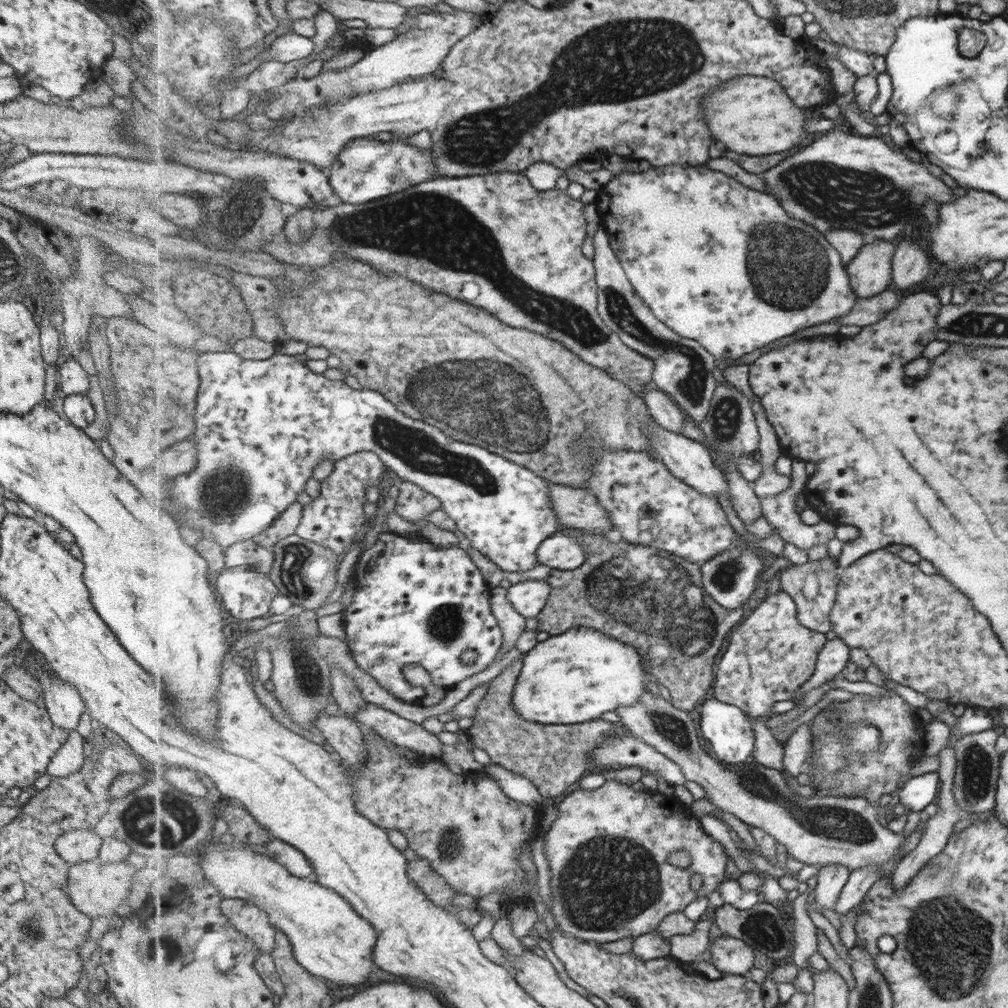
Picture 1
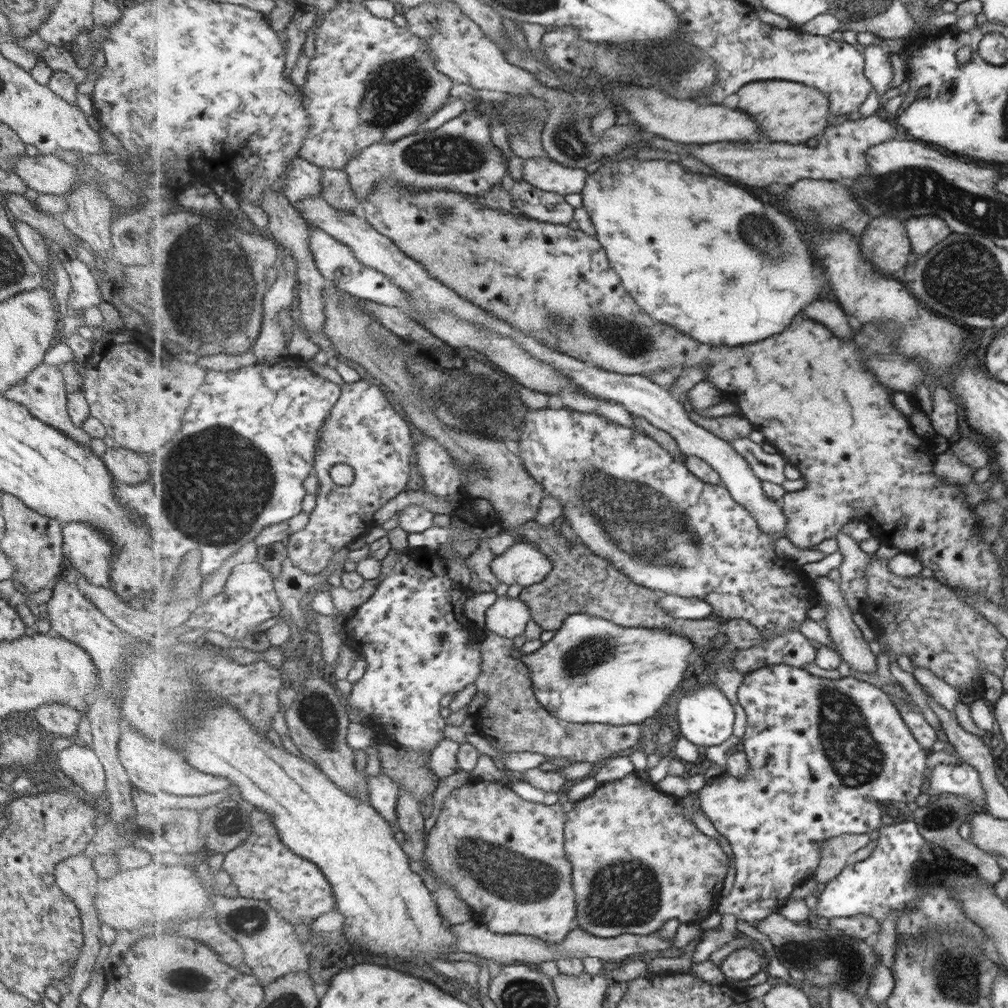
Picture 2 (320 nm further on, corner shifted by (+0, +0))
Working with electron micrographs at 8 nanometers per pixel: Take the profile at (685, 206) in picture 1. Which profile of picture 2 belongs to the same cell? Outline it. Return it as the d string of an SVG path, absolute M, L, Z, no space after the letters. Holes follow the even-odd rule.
M630 156L619 161L607 161L587 177L585 188L581 192L583 206L591 215L597 229L596 236L605 247L608 259L620 274L625 289L635 298L639 307L643 308L653 320L673 326L685 334L691 335L701 344L711 346L743 346L765 341L774 334L784 331L793 324L797 316L803 315L804 308L823 296L830 297L830 290L825 283L820 266L814 258L814 249L810 244L807 233L796 217L765 198L755 198L747 190L727 184L713 175L703 175L687 171L678 162L664 159L638 160Z

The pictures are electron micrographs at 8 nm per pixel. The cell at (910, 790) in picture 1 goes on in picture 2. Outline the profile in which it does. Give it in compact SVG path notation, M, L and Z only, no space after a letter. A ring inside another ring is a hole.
M939 763L931 772L927 794L929 797L959 795L975 804L975 809L985 809L984 791L980 786L979 773L967 763L950 764Z

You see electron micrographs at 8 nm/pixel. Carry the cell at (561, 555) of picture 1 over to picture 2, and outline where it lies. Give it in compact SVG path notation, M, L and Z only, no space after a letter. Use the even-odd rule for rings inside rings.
M521 541L513 544L504 553L497 556L491 563L490 569L498 579L508 586L518 584L521 588L541 582L547 575L553 572L552 560L536 544Z

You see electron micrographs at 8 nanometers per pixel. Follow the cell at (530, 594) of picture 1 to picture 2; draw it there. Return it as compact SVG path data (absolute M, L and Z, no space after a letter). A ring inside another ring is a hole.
M506 595L500 596L486 615L486 631L507 638L525 634L527 622L532 619L531 609L524 600L518 597L511 599Z

